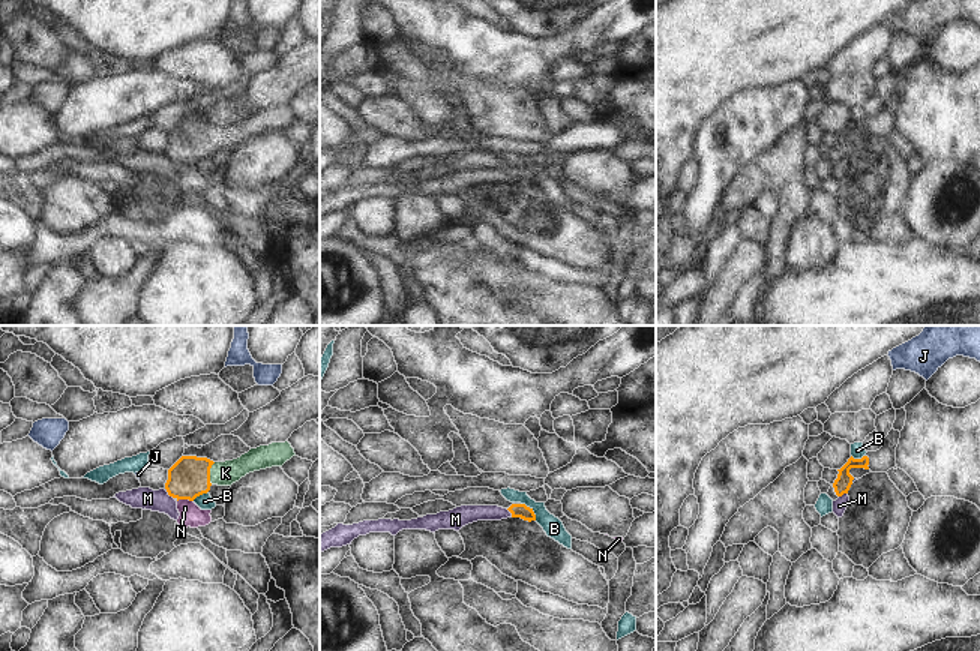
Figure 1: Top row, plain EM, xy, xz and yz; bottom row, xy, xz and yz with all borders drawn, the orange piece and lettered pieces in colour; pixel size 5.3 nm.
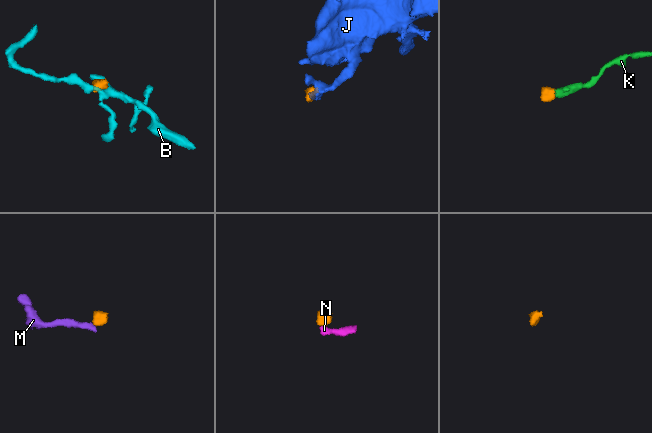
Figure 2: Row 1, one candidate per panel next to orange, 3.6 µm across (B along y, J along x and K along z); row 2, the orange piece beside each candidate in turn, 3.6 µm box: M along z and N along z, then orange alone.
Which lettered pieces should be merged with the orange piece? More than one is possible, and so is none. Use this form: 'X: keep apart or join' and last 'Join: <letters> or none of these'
B: keep apart
J: keep apart
K: join
M: keep apart
N: keep apart
Join: K

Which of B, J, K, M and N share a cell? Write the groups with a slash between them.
B / J / K / M N

